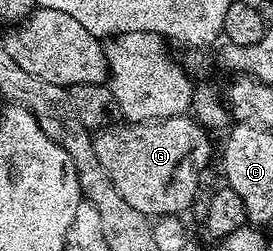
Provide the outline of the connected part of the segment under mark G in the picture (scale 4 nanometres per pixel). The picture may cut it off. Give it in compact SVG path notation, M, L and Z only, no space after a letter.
M179 115L169 119L156 119L153 123L125 122L123 125L105 127L93 138L92 144L102 169L127 204L146 216L159 217L180 215L195 201L196 190L200 187L200 174L207 169L208 162L212 159L212 143L208 140L208 135L209 132L195 118Z

